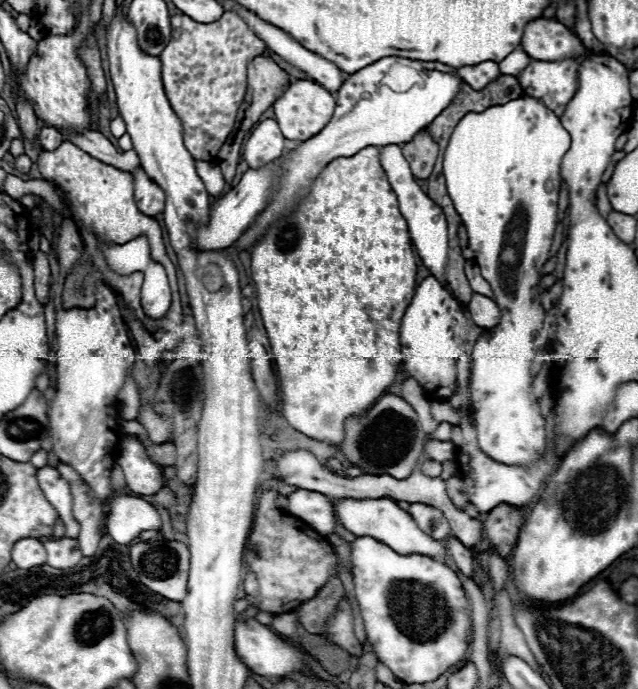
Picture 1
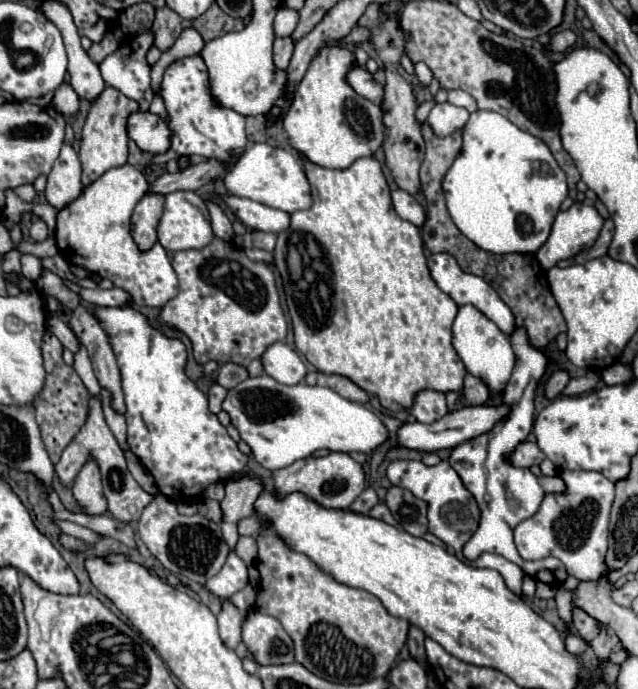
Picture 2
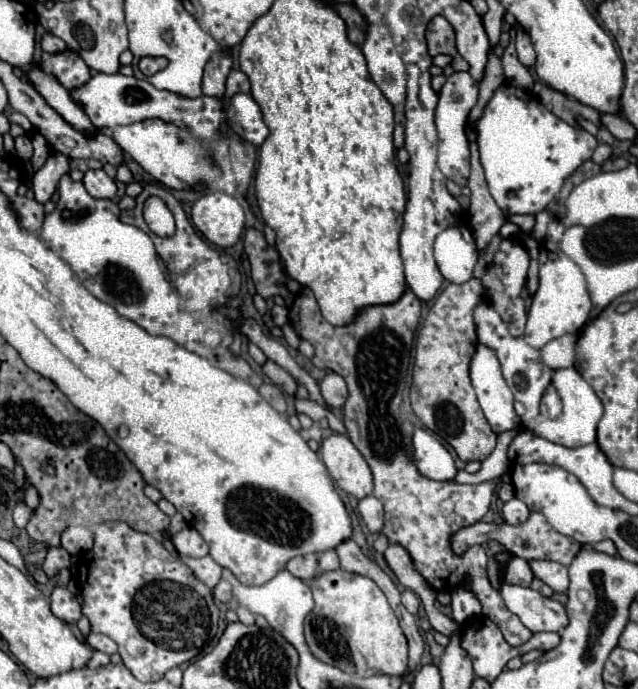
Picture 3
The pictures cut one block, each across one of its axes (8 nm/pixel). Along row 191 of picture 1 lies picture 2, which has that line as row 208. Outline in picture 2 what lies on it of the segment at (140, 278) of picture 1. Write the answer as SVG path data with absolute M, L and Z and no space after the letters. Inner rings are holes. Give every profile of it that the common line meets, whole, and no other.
M124 164L124 166L108 170L96 182L86 186L82 190L82 194L72 204L64 206L58 212L58 218L56 218L56 246L58 246L60 254L70 264L80 266L88 272L100 274L102 278L108 278L114 286L128 290L132 294L134 304L162 308L168 300L172 300L178 294L176 272L174 272L174 268L172 268L172 264L166 256L166 250L160 244L155 244L150 252L140 252L138 246L134 244L132 236L130 236L130 214L132 214L134 206L138 204L138 200L146 194L146 190L148 190L148 182L146 182L144 174L138 172L134 166Z

